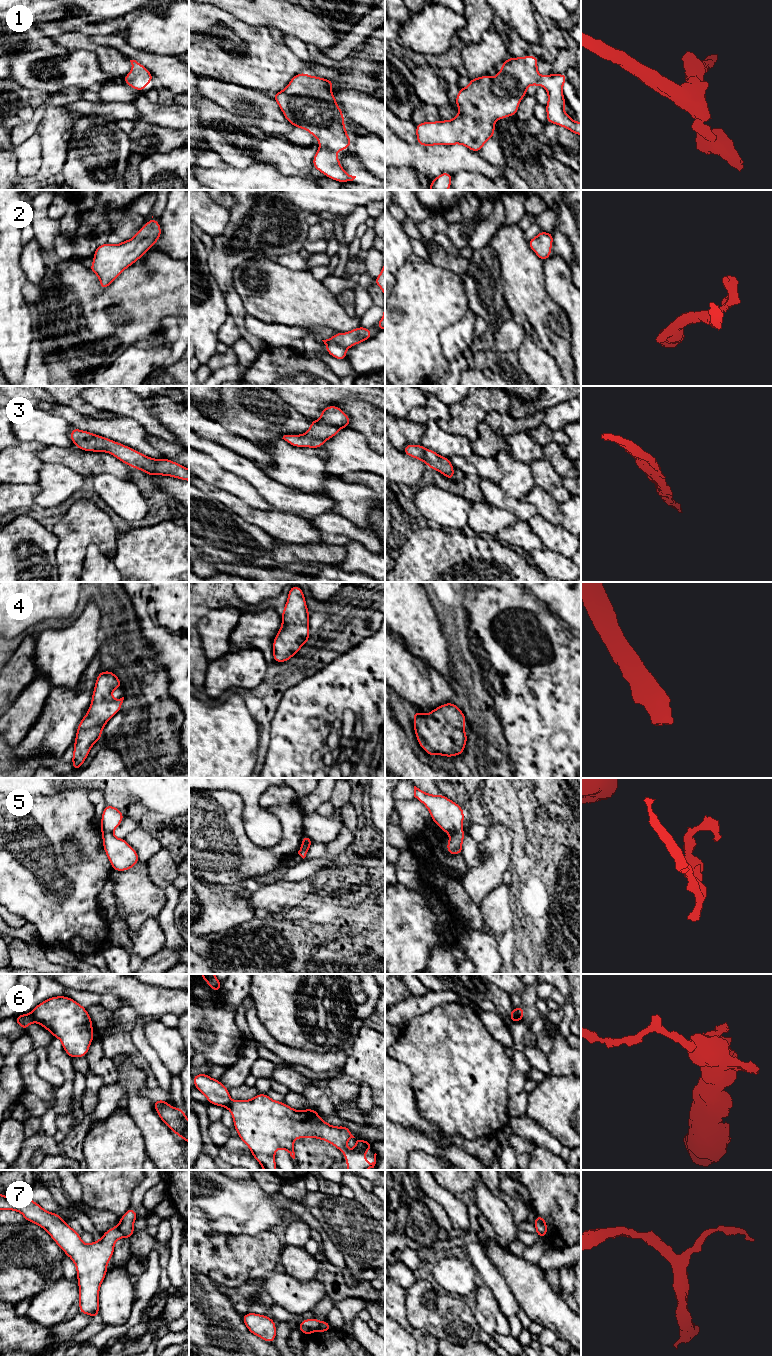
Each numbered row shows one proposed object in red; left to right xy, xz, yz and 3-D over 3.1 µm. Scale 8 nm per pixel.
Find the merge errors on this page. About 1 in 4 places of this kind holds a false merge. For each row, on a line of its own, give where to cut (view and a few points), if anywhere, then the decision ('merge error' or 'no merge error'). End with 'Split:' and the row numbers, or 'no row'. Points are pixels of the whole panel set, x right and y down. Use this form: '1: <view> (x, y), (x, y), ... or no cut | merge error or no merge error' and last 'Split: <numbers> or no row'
1: no cut | no merge error
2: no cut | no merge error
3: no cut | no merge error
4: no cut | no merge error
5: yz (461, 829), (450, 834) | merge error
6: xy (31, 1012), (35, 1021) | merge error
7: xy (117, 1226), (124, 1236) | merge error
Split: 5, 6, 7

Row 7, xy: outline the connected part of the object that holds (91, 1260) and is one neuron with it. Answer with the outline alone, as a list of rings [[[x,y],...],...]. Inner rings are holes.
[[[0,1194],[0,1210],[14,1210],[23,1214],[26,1221],[33,1222],[46,1230],[57,1245],[75,1263],[79,1285],[79,1312],[91,1315],[98,1319],[99,1312],[99,1289],[107,1274],[107,1264],[114,1253],[115,1242],[123,1238],[123,1233],[118,1226],[106,1231],[102,1238],[91,1244],[84,1244],[80,1235],[63,1221],[63,1218],[53,1212],[44,1210],[38,1203],[27,1196],[23,1198],[12,1198]]]

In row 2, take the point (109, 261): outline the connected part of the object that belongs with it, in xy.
[[[151,219],[128,241],[122,241],[119,245],[98,245],[89,269],[99,277],[101,289],[109,287],[122,271],[140,259],[160,236],[158,220]]]

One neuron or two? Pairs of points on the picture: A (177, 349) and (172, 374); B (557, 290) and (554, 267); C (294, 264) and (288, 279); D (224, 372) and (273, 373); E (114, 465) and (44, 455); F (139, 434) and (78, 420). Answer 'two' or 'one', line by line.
A: two
B: one
C: two
D: two
E: one
F: one

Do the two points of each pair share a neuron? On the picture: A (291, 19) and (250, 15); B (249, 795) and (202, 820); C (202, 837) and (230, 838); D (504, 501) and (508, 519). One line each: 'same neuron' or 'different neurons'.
A: same neuron
B: different neurons
C: same neuron
D: different neurons

